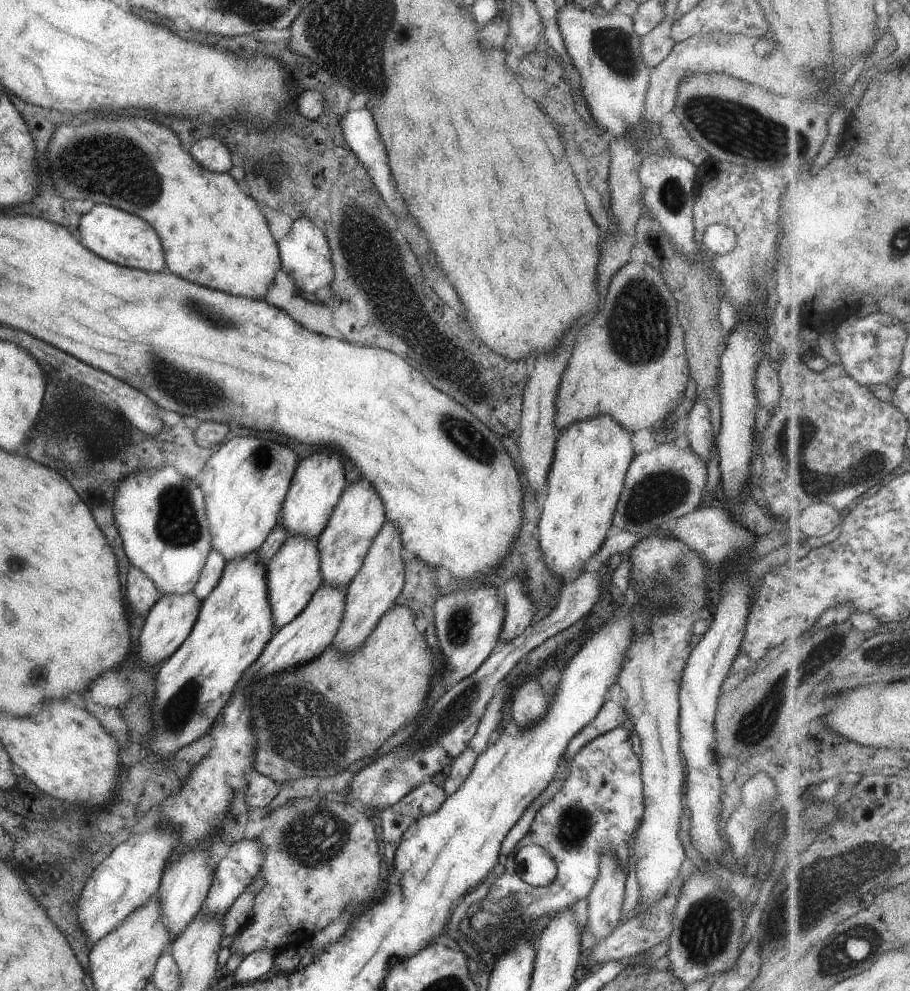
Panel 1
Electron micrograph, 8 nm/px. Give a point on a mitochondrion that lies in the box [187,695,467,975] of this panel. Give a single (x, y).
(313, 838)

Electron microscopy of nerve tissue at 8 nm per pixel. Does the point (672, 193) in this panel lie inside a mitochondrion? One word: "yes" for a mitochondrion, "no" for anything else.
yes

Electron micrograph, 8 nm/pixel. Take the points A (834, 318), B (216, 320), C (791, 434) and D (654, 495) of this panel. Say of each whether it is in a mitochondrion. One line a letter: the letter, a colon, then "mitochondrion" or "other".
A: other
B: mitochondrion
C: mitochondrion
D: mitochondrion

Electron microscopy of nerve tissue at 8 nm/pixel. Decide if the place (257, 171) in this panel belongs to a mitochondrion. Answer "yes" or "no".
no

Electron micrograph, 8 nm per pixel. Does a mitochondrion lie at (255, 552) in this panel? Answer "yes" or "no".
no

